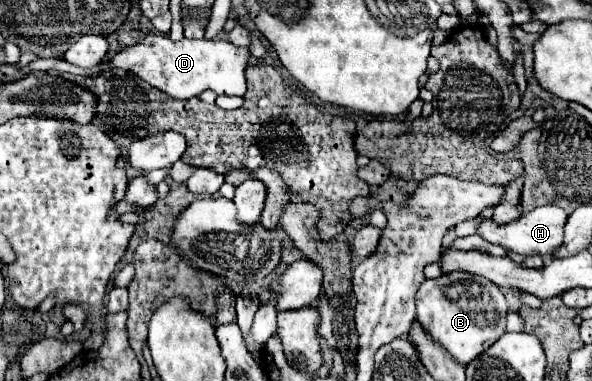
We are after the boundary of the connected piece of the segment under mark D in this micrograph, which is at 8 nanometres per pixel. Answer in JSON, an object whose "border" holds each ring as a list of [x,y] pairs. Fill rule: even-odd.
{"border":[[[157,34],[157,36],[145,36],[141,42],[123,48],[109,61],[107,67],[94,66],[91,68],[81,68],[72,65],[62,58],[37,58],[27,66],[23,67],[23,77],[35,71],[55,70],[59,73],[67,72],[74,75],[89,77],[92,73],[102,73],[112,68],[123,68],[141,80],[149,82],[157,90],[189,100],[199,96],[203,90],[213,90],[217,94],[227,94],[227,96],[243,96],[245,94],[245,68],[247,68],[247,58],[249,50],[233,46],[227,40],[189,40],[183,38],[181,42],[173,42],[169,36]]]}

